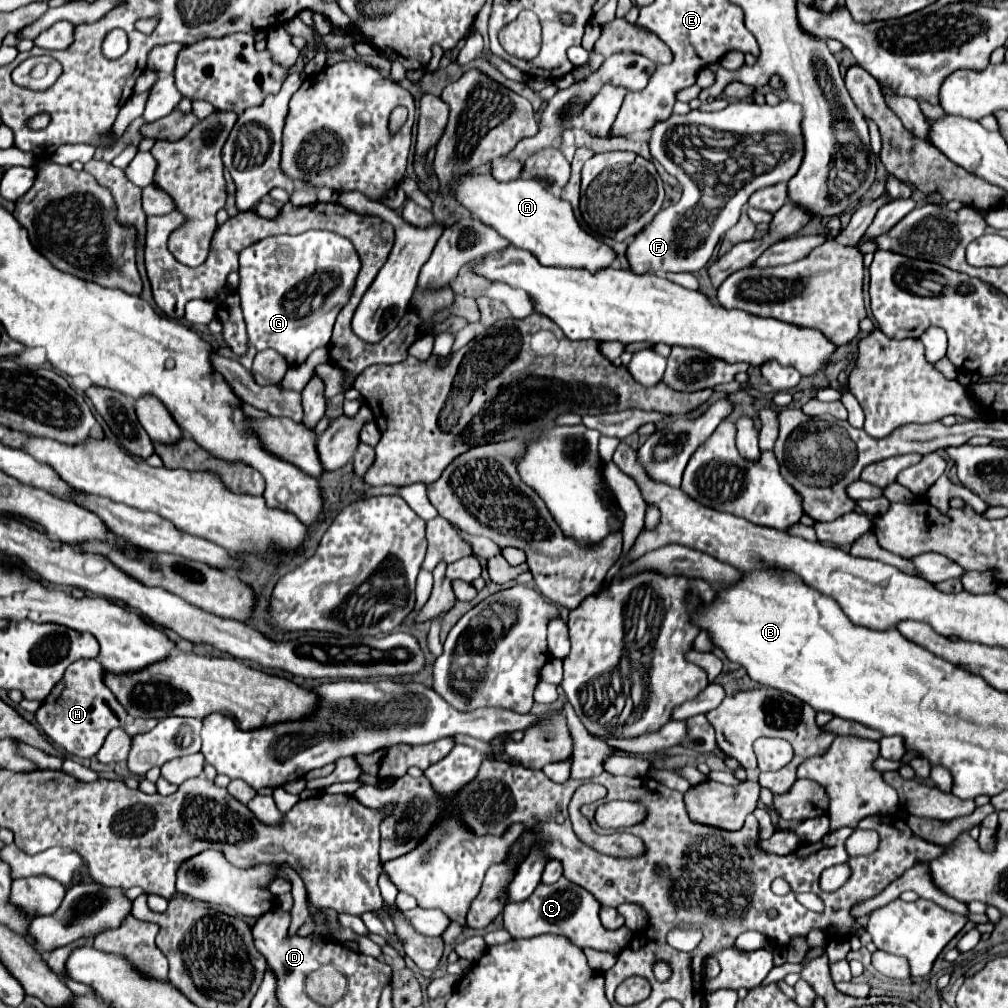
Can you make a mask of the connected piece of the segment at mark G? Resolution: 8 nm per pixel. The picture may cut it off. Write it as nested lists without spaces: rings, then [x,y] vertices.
[[[327,231],[265,237],[241,251],[239,295],[249,345],[257,351],[275,349],[295,367],[317,349],[329,345],[341,307],[349,301],[359,257],[345,237]]]

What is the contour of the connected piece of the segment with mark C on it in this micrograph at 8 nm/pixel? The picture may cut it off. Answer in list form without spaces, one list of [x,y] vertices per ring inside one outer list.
[[[561,877],[553,885],[543,885],[543,883],[537,885],[535,893],[523,903],[507,903],[503,909],[503,919],[505,919],[505,929],[513,939],[531,939],[543,933],[555,933],[567,937],[579,949],[591,947],[597,951],[621,953],[621,949],[629,945],[633,936],[625,926],[617,931],[605,929],[599,921],[599,901],[579,885],[567,881],[565,877]]]

